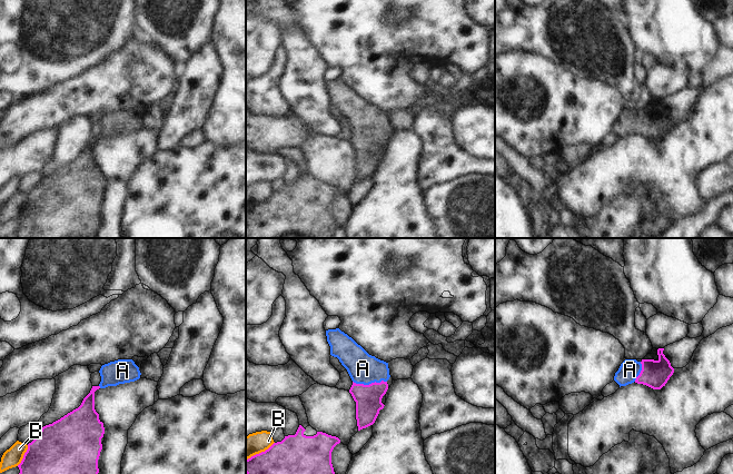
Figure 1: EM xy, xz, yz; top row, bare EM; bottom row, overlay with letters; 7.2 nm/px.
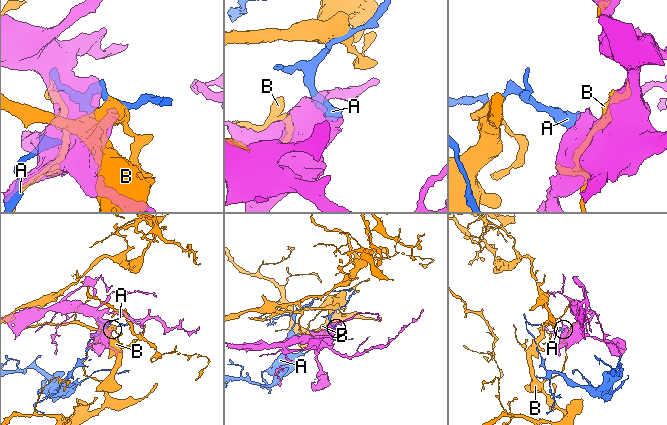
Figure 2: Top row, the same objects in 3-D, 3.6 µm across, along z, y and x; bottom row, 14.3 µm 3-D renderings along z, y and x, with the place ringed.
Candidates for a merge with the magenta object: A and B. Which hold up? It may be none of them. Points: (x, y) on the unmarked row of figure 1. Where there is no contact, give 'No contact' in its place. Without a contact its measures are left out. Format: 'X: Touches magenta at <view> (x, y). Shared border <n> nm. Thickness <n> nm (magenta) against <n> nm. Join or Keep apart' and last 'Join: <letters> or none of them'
A: Touches magenta at xz (369, 135). Shared border 240 nm. Thickness 190 nm (magenta) against 220 nm. Join
B: Touches magenta at xy (23, 206). Shared border 170 nm. Thickness 500 nm (magenta) against 140 nm. Keep apart
Join: A.

